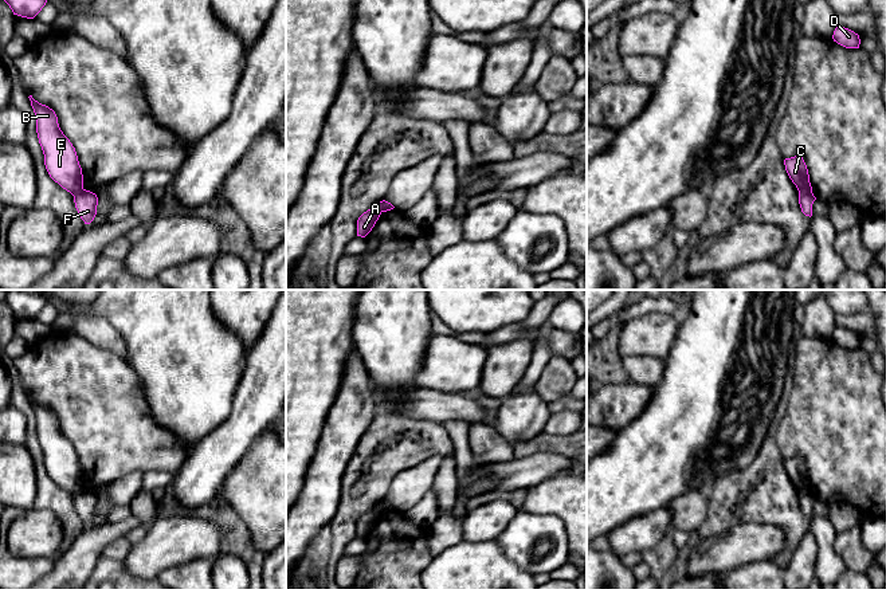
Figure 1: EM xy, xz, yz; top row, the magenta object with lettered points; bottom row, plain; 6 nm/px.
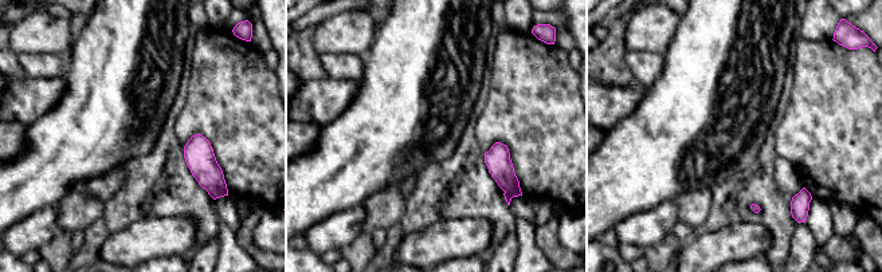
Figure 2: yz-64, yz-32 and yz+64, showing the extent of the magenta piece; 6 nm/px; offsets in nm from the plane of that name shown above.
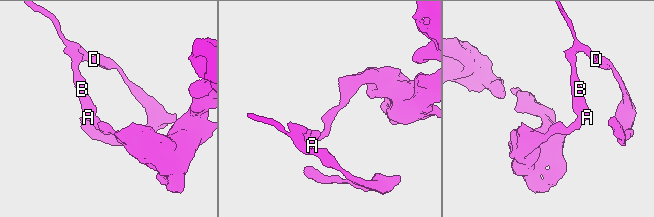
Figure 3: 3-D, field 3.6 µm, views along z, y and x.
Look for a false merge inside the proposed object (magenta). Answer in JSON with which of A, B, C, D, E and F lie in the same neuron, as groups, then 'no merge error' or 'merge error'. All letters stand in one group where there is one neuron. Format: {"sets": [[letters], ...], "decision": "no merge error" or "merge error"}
{"sets": [["A", "B", "C", "D", "E"], ["F"]], "decision": "merge error"}

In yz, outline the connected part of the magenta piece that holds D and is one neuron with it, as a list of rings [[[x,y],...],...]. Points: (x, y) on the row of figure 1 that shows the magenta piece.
[[[836,27],[832,39],[846,48],[859,48],[860,44],[859,35],[844,27]]]

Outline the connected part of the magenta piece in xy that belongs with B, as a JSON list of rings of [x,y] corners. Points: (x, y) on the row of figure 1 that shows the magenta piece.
[[[28,97],[36,117],[36,133],[50,177],[72,196],[83,189],[83,174],[75,148],[59,127],[52,109]]]

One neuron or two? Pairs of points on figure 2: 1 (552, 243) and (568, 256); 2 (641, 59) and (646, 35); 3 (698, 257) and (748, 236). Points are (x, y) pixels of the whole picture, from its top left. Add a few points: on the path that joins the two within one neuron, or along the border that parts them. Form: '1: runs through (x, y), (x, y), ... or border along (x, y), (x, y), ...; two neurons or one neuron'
1: runs through (556, 247), (564, 255); one neuron
2: border along (627, 51), (655, 51), (663, 55); two neurons
3: runs through (710, 251), (736, 241); one neuron

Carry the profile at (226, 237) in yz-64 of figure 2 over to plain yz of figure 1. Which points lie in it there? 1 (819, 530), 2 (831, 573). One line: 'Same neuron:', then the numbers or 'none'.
Same neuron: 1, 2

